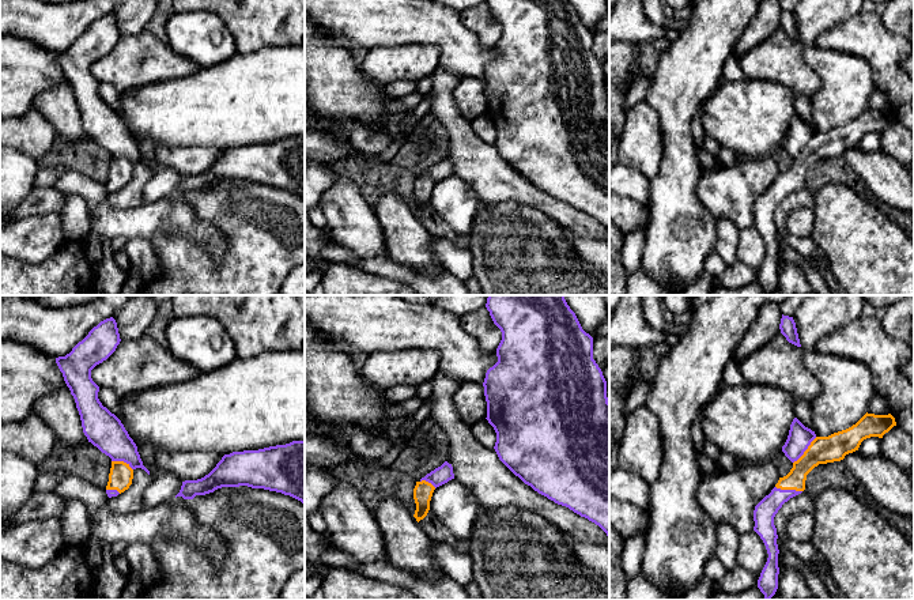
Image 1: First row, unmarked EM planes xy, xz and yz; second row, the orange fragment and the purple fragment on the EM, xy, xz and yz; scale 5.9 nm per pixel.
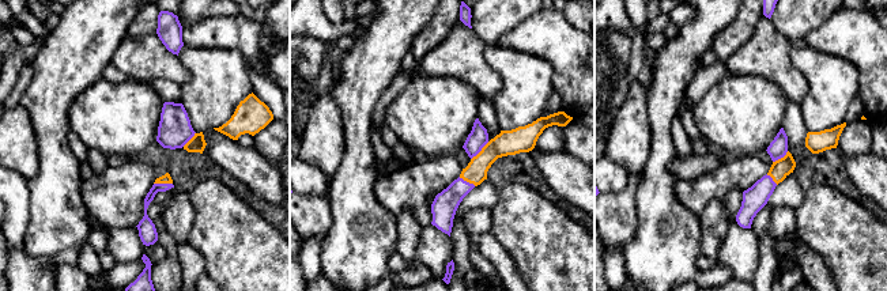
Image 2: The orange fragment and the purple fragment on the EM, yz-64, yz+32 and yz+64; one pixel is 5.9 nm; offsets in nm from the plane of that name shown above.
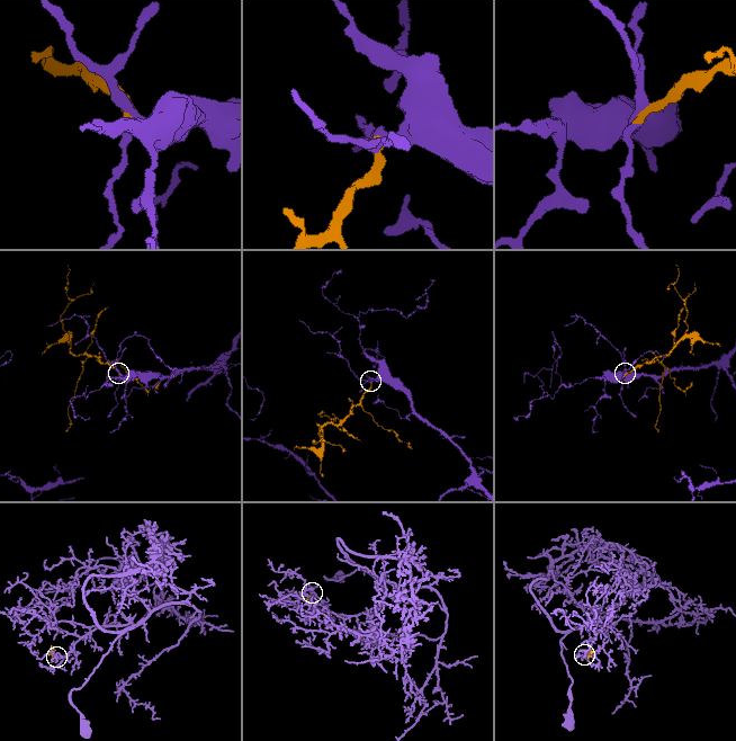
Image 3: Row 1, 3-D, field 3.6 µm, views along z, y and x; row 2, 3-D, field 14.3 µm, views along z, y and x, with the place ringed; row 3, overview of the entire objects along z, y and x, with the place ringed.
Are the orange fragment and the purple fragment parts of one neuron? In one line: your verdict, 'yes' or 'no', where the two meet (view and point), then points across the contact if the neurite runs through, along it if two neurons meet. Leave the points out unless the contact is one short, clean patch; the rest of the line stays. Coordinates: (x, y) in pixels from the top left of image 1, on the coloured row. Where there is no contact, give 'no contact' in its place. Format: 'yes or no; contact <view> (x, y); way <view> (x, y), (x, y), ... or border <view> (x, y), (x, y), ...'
yes; contact yz (805, 451); way yz (834, 448), (805, 451), (800, 437)

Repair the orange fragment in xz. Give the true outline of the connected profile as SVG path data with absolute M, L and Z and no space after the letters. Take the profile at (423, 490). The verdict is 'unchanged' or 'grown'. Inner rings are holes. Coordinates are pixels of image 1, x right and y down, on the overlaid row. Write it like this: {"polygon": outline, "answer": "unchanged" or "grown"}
{"polygon": "M445 461L441 467L435 468L419 482L416 482L413 488L413 499L416 503L413 517L418 522L423 520L428 513L434 490L452 479L454 479L453 467Z", "answer": "grown"}

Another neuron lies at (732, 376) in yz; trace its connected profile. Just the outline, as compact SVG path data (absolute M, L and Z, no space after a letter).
M734 361L728 362L724 370L724 384L728 386L736 386L744 384L744 377L740 373L739 363Z

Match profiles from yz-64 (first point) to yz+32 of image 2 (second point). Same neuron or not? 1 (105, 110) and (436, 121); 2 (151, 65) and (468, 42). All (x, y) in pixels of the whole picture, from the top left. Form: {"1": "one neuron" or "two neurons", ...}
{"1": "one neuron", "2": "one neuron"}

